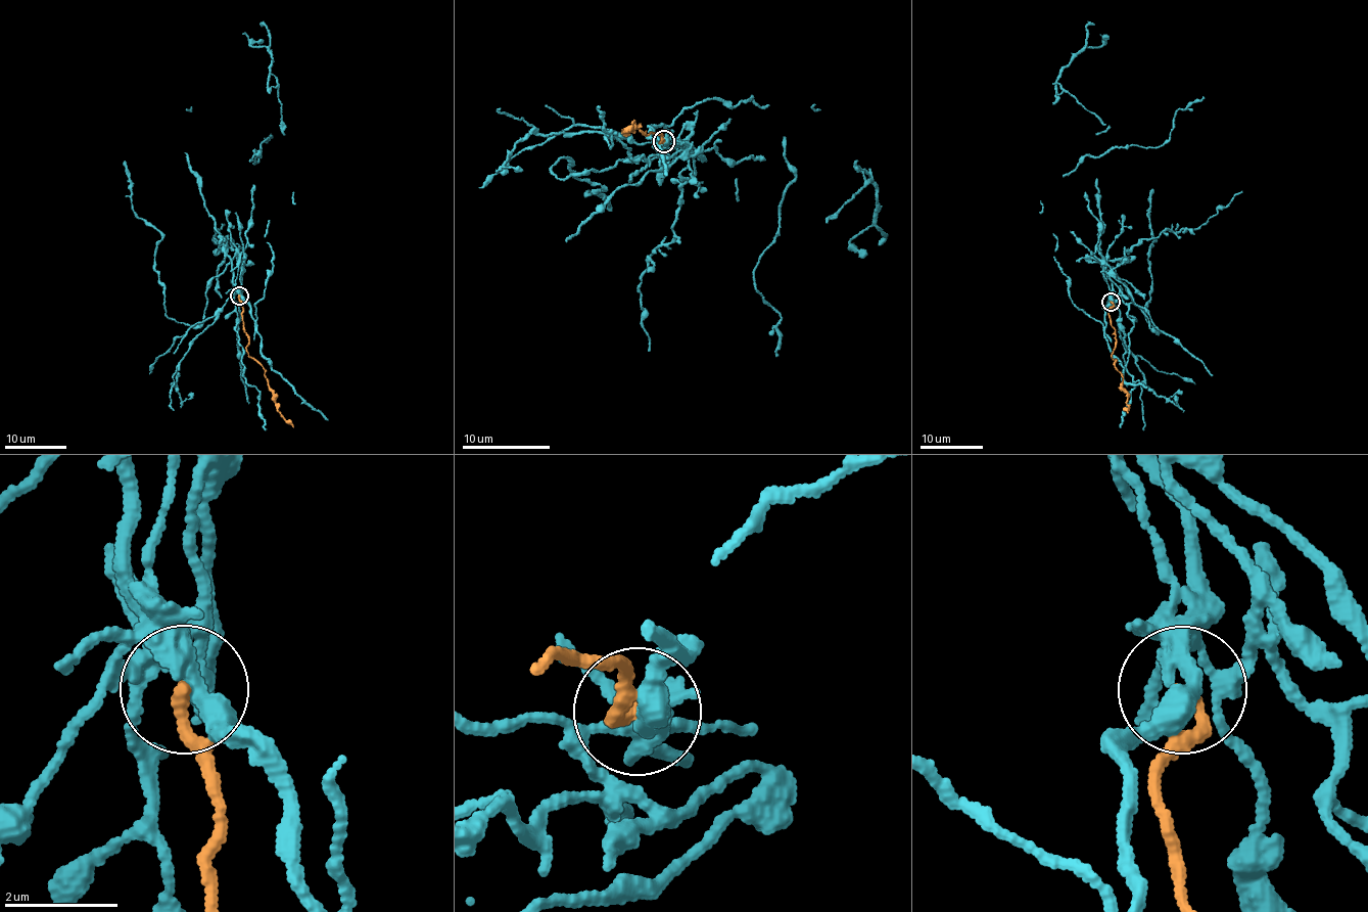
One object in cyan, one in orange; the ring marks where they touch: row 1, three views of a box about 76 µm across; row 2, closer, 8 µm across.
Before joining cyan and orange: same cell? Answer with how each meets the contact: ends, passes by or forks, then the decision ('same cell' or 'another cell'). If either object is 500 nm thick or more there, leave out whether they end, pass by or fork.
cyan passes by; orange ends there; another cell

